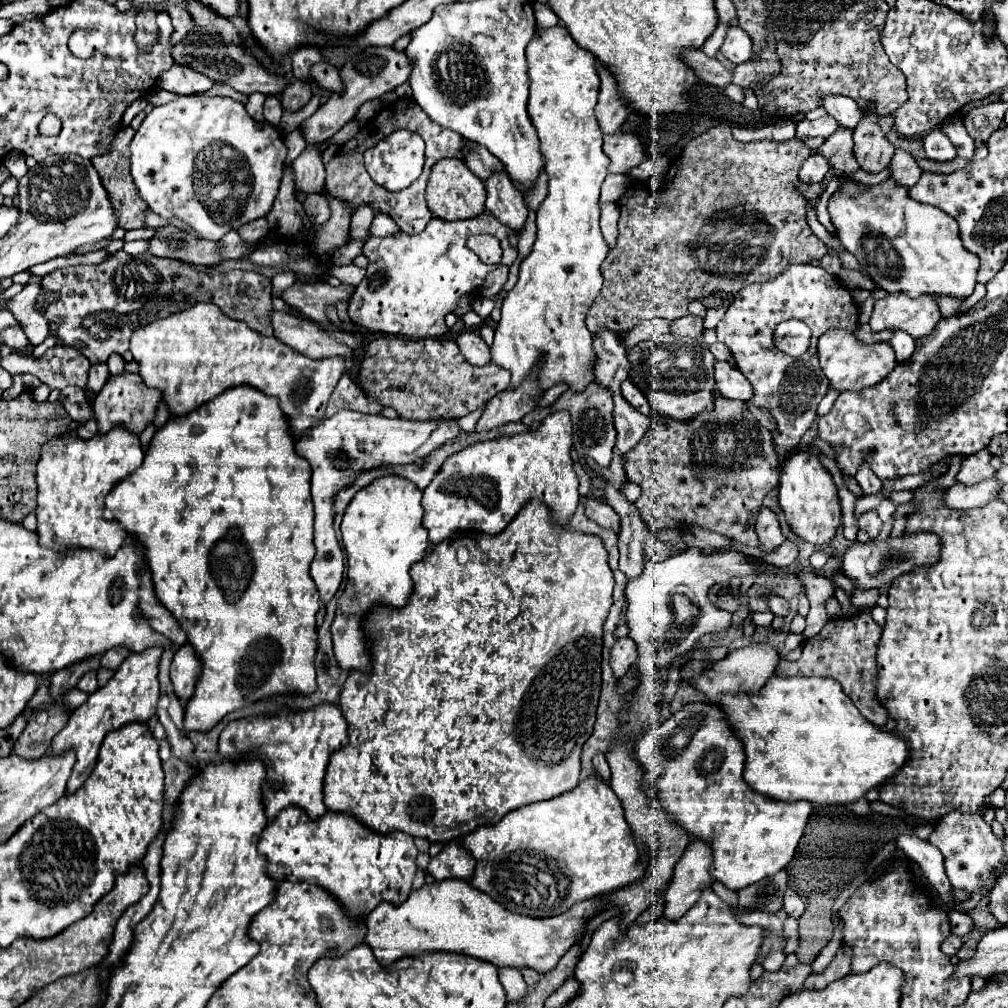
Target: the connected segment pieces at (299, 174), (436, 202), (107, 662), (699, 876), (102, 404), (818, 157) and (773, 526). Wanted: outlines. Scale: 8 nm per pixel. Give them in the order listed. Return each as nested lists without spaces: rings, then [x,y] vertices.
[[[308,143],[294,161],[296,189],[304,193],[322,193],[326,189],[326,169],[322,163],[322,149],[318,143]]]
[[[442,159],[432,167],[432,175],[426,187],[426,201],[430,211],[444,219],[444,221],[456,221],[456,219],[470,219],[478,213],[482,213],[486,203],[486,189],[480,177],[476,177],[462,159]]]
[[[112,647],[110,651],[106,651],[106,653],[102,655],[100,665],[102,665],[102,667],[106,667],[106,669],[116,671],[128,655],[130,655],[130,649],[126,649],[126,647]]]
[[[694,839],[674,867],[674,877],[666,891],[666,919],[680,919],[698,901],[702,889],[712,887],[710,865],[712,847],[702,839]]]
[[[120,373],[120,375],[110,375],[102,391],[94,399],[94,413],[98,419],[98,431],[106,433],[116,425],[124,425],[126,429],[134,431],[140,435],[148,423],[154,419],[154,411],[162,399],[162,393],[158,389],[148,387],[138,373]]]
[[[812,153],[810,157],[804,159],[802,167],[800,167],[800,181],[804,183],[820,183],[824,179],[824,175],[828,173],[828,161],[822,153]]]
[[[760,507],[758,519],[756,519],[756,531],[758,531],[760,543],[762,543],[762,547],[766,547],[766,551],[778,549],[778,545],[782,545],[786,539],[782,535],[778,515],[770,507]]]

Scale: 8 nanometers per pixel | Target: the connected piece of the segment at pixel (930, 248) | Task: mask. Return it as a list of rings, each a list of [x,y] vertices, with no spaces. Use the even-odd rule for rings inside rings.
[[[840,177],[842,183],[828,199],[828,213],[838,239],[884,291],[906,291],[910,297],[924,293],[966,299],[976,285],[978,257],[962,247],[958,223],[944,211],[922,205],[910,197],[910,187],[888,177],[880,185],[864,185]]]

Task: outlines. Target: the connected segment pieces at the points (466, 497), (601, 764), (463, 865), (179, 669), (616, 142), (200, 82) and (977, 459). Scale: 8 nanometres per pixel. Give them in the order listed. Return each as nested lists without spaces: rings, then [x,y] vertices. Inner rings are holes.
[[[550,413],[534,431],[502,435],[452,453],[424,489],[422,507],[426,515],[422,523],[430,531],[432,545],[466,531],[500,533],[532,497],[548,503],[554,521],[566,525],[580,501],[578,477],[570,457],[572,423],[568,425],[568,419],[570,413]]]
[[[598,752],[594,755],[594,769],[602,779],[608,782],[610,781],[611,771],[604,752]]]
[[[450,841],[446,843],[446,847],[432,857],[430,865],[428,865],[428,873],[442,881],[442,879],[470,879],[470,875],[474,873],[476,861],[474,857],[462,847],[460,841]]]
[[[190,643],[182,645],[172,659],[170,665],[170,679],[174,691],[178,691],[182,701],[188,701],[192,697],[192,691],[196,689],[198,677],[202,673],[202,661],[194,647]]]
[[[634,133],[604,135],[604,153],[610,159],[610,173],[628,173],[644,161],[644,143]]]
[[[174,63],[168,71],[164,71],[158,77],[158,87],[166,89],[166,91],[174,91],[178,95],[194,95],[194,93],[204,93],[214,85],[214,81],[210,77],[206,77],[204,73],[188,67],[188,65],[180,65]]]
[[[982,449],[974,455],[968,455],[962,461],[962,467],[960,467],[960,473],[956,475],[956,481],[970,485],[970,483],[980,483],[982,479],[992,477],[994,467],[990,465],[990,459],[992,459],[990,449]]]

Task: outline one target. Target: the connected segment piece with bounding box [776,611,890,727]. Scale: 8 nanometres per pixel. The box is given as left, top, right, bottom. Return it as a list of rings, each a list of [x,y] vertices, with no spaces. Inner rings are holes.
[[[860,611],[854,617],[836,617],[830,619],[822,631],[808,639],[802,649],[802,657],[798,661],[782,659],[776,667],[778,677],[832,677],[836,679],[846,695],[854,701],[860,713],[870,719],[874,725],[882,727],[890,713],[884,703],[876,695],[876,649],[880,641],[882,627],[872,619],[868,611]]]

